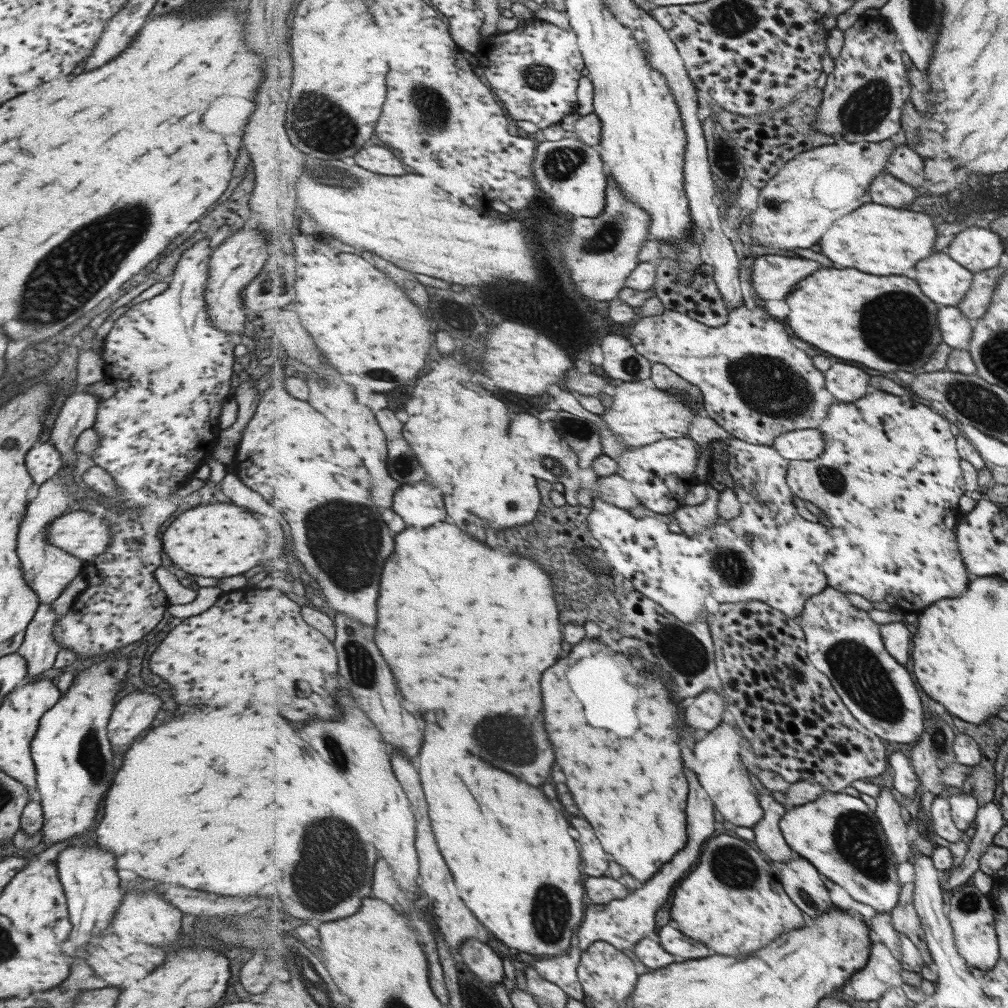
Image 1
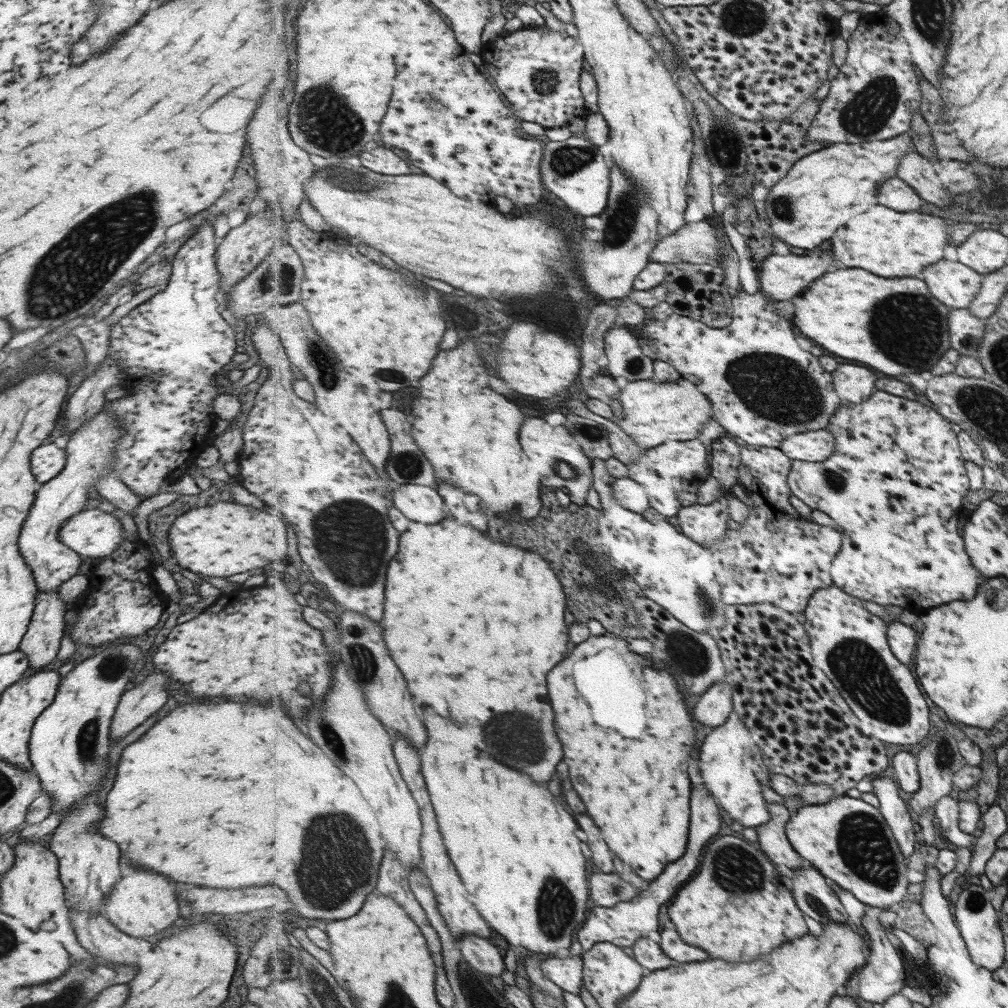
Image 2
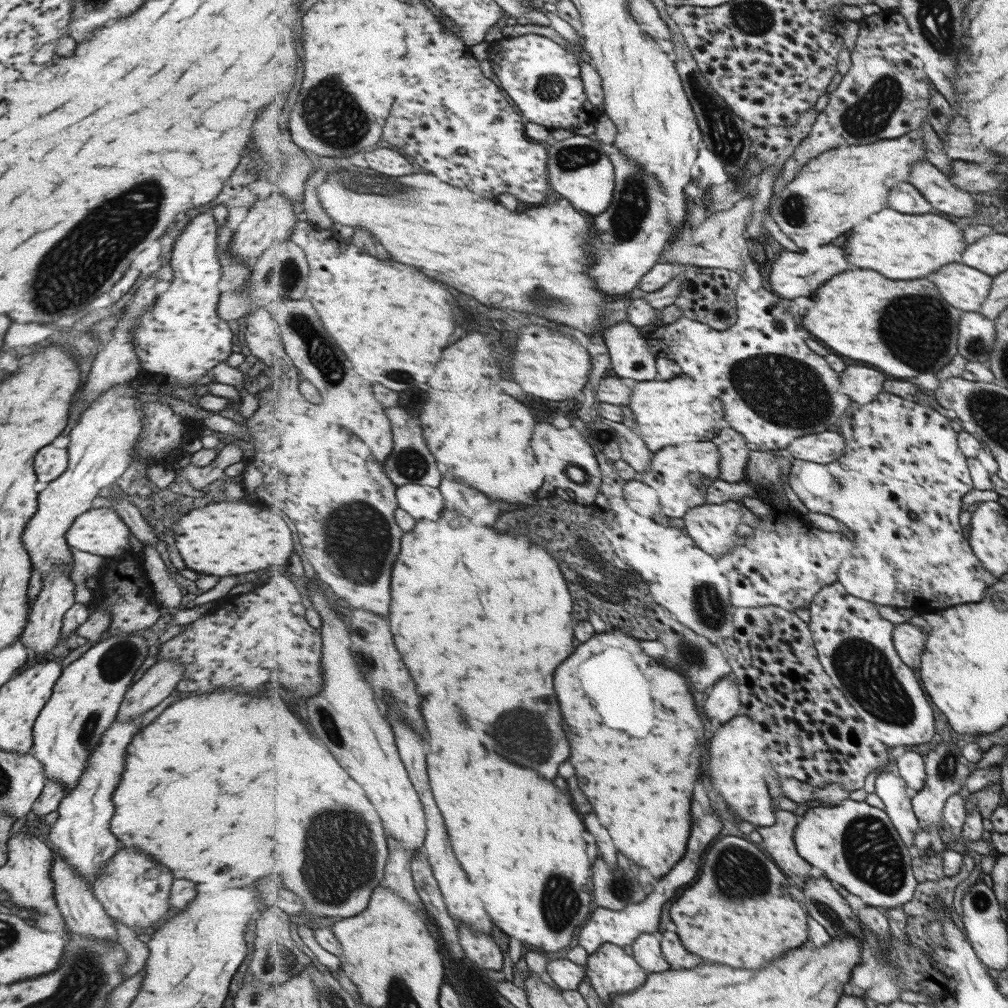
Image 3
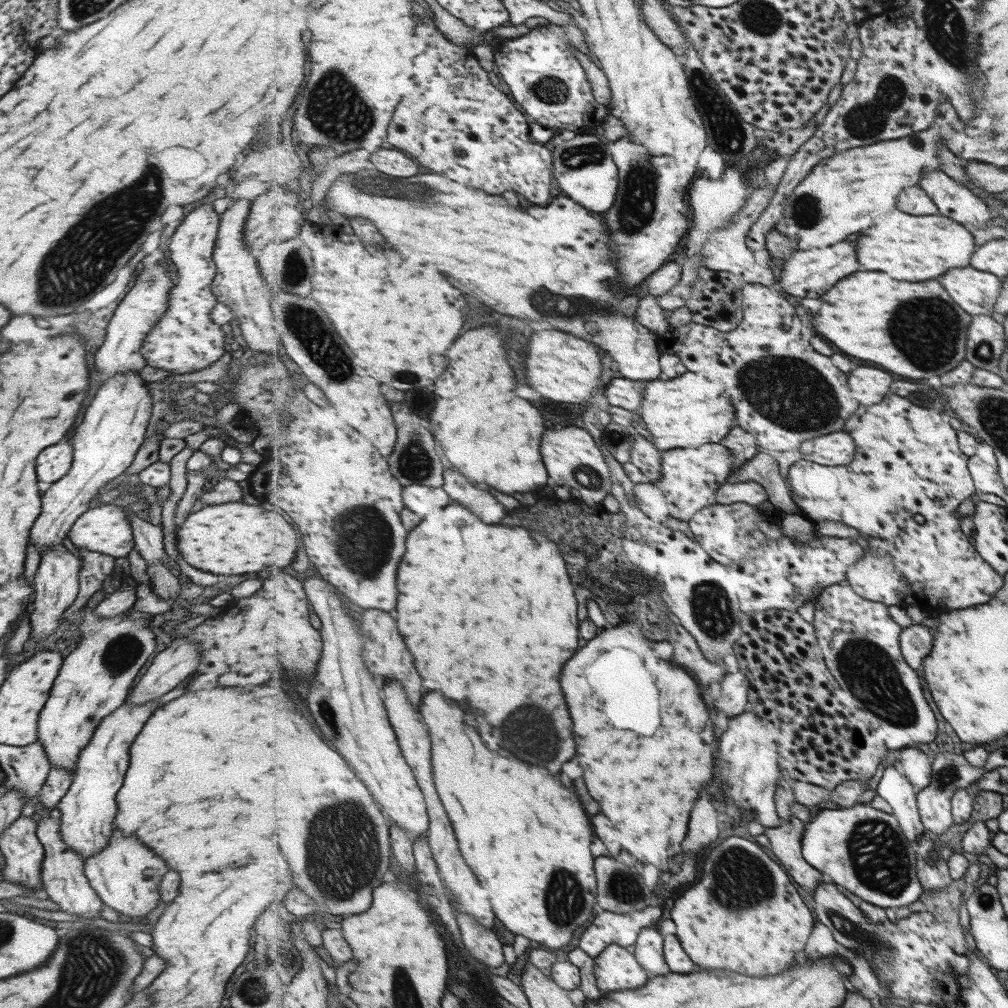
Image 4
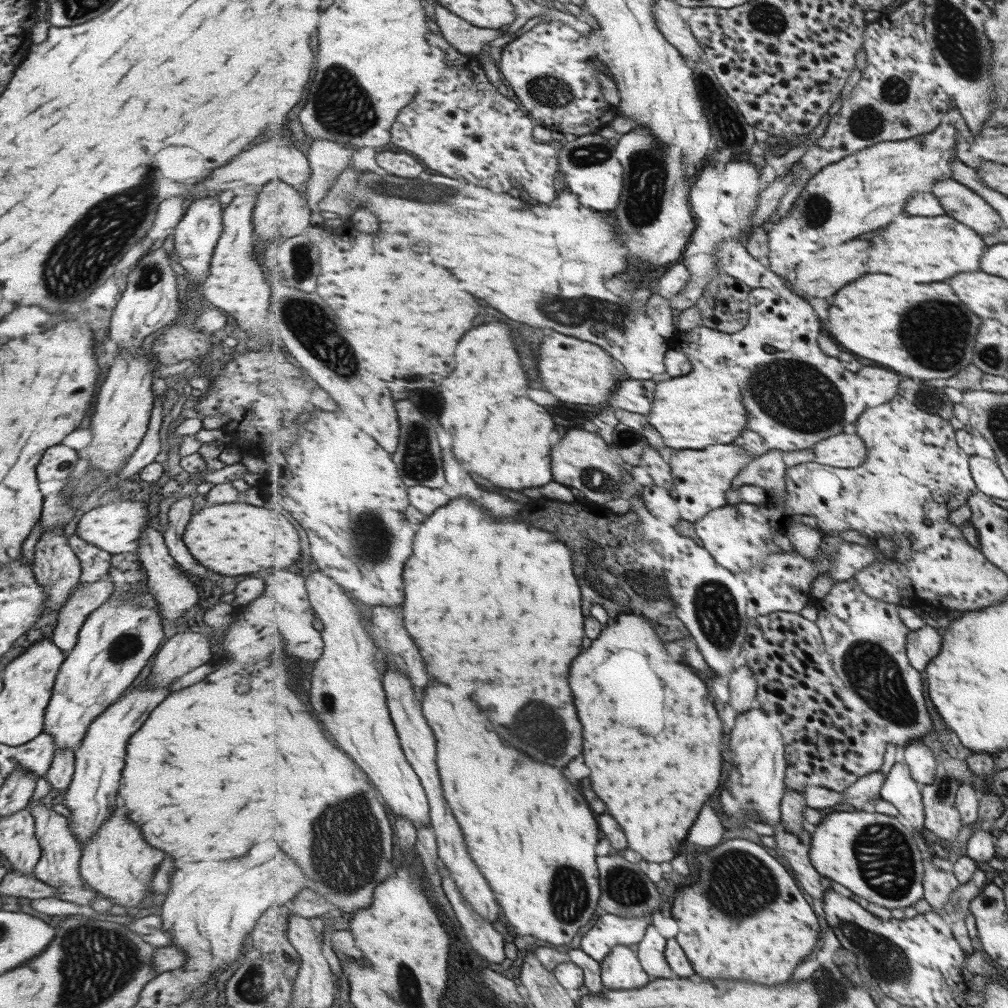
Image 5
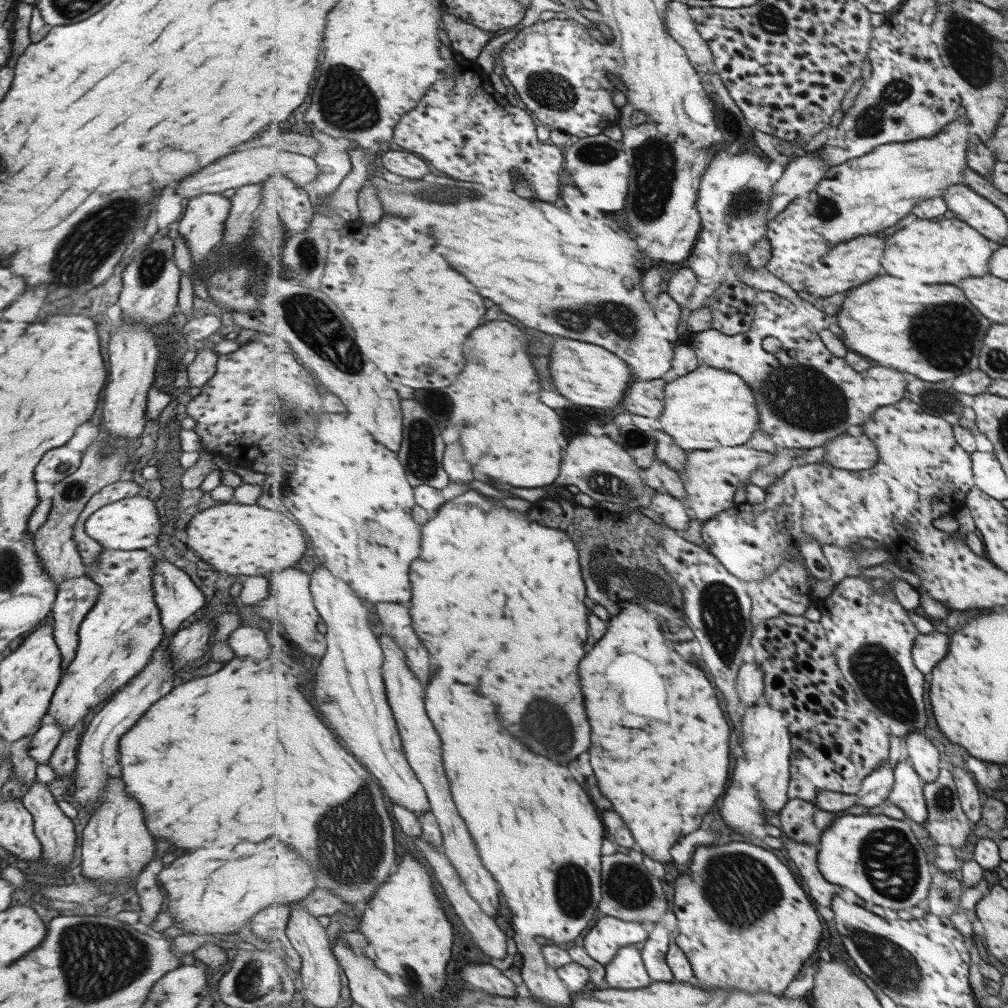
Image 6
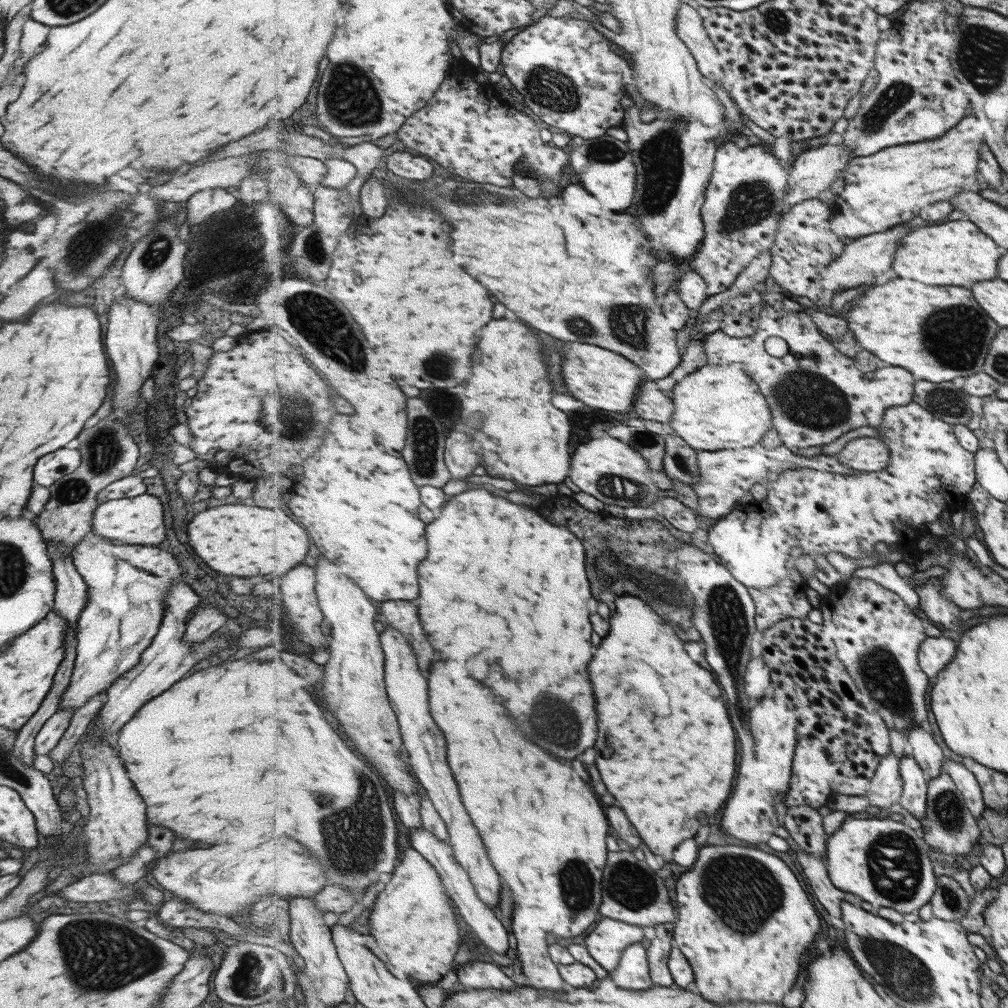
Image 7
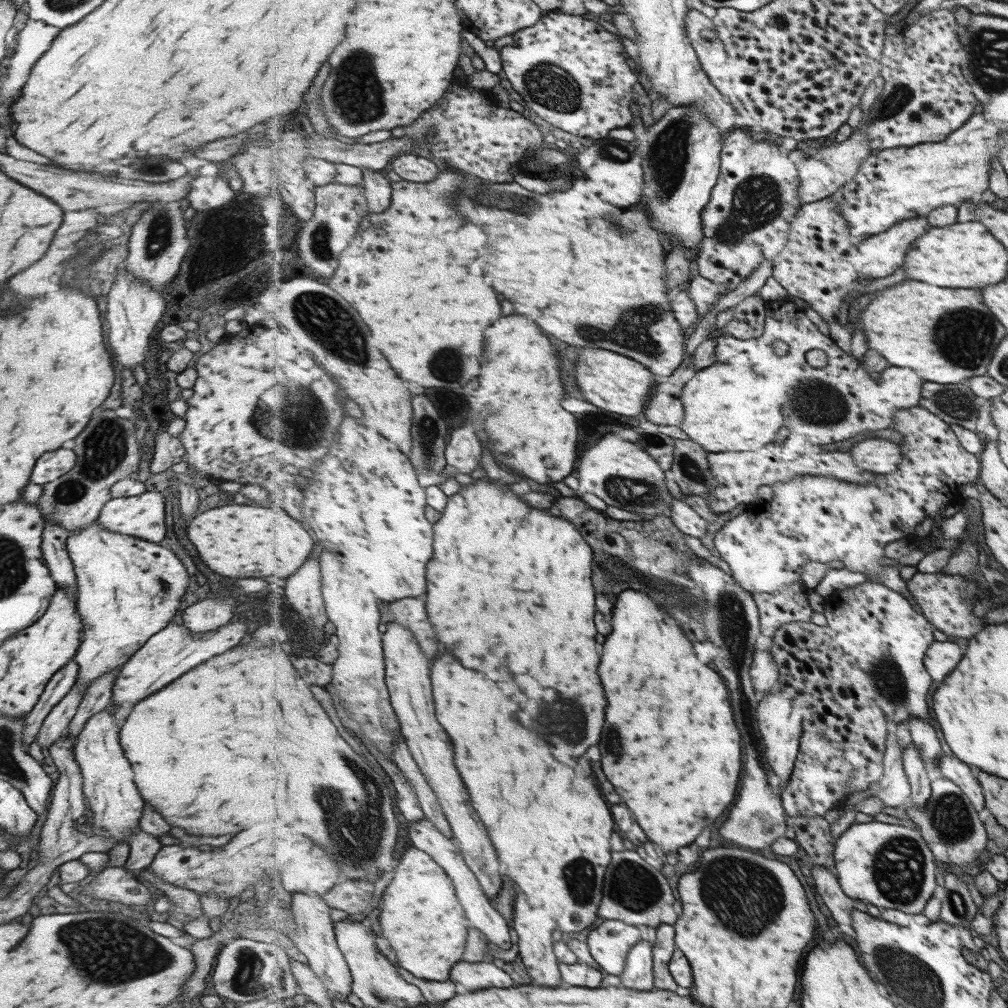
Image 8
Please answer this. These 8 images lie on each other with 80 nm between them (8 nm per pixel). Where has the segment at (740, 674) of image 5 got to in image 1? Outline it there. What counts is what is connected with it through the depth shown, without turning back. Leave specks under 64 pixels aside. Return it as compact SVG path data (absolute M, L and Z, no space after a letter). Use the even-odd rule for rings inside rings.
M711 689L694 697L693 703L683 708L683 716L691 728L711 732L723 724L725 710L728 710L726 699Z

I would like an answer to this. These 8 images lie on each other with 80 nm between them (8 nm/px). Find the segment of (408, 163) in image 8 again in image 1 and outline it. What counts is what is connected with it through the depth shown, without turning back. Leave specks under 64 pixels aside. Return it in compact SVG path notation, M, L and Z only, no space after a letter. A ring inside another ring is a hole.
M369 144L353 156L356 164L364 169L375 171L377 174L386 174L391 177L400 177L407 174L409 168L397 158L389 147Z

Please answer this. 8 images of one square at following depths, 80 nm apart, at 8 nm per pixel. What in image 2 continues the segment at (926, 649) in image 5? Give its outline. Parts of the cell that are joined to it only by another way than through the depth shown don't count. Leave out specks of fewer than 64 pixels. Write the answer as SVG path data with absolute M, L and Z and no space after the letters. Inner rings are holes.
M899 621L891 622L887 638L890 639L895 656L903 664L910 665L918 660L919 626L907 625Z

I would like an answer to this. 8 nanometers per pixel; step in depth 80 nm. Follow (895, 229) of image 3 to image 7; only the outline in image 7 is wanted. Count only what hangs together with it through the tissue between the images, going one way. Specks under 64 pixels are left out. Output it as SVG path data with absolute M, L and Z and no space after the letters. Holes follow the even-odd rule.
M968 220L919 222L904 240L907 240L907 244L900 244L898 248L894 272L901 278L915 278L927 282L929 286L963 286L969 289L973 282L993 280L999 273L999 260L1006 253L1006 249L999 248L976 224Z

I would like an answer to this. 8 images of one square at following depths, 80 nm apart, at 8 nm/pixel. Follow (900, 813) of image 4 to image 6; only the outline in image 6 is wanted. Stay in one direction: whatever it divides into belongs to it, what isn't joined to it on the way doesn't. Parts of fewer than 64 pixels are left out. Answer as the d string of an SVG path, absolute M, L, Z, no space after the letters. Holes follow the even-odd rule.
M908 759L898 763L894 769L896 781L890 802L902 810L906 820L923 825L928 819L928 804L924 795L926 782Z

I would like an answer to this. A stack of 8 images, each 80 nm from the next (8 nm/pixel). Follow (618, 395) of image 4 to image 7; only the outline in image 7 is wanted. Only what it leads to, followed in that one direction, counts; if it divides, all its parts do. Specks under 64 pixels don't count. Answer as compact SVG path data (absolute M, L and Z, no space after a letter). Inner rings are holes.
M677 367L669 377L642 384L634 410L642 420L671 422L675 415L674 388L685 379L685 370Z

